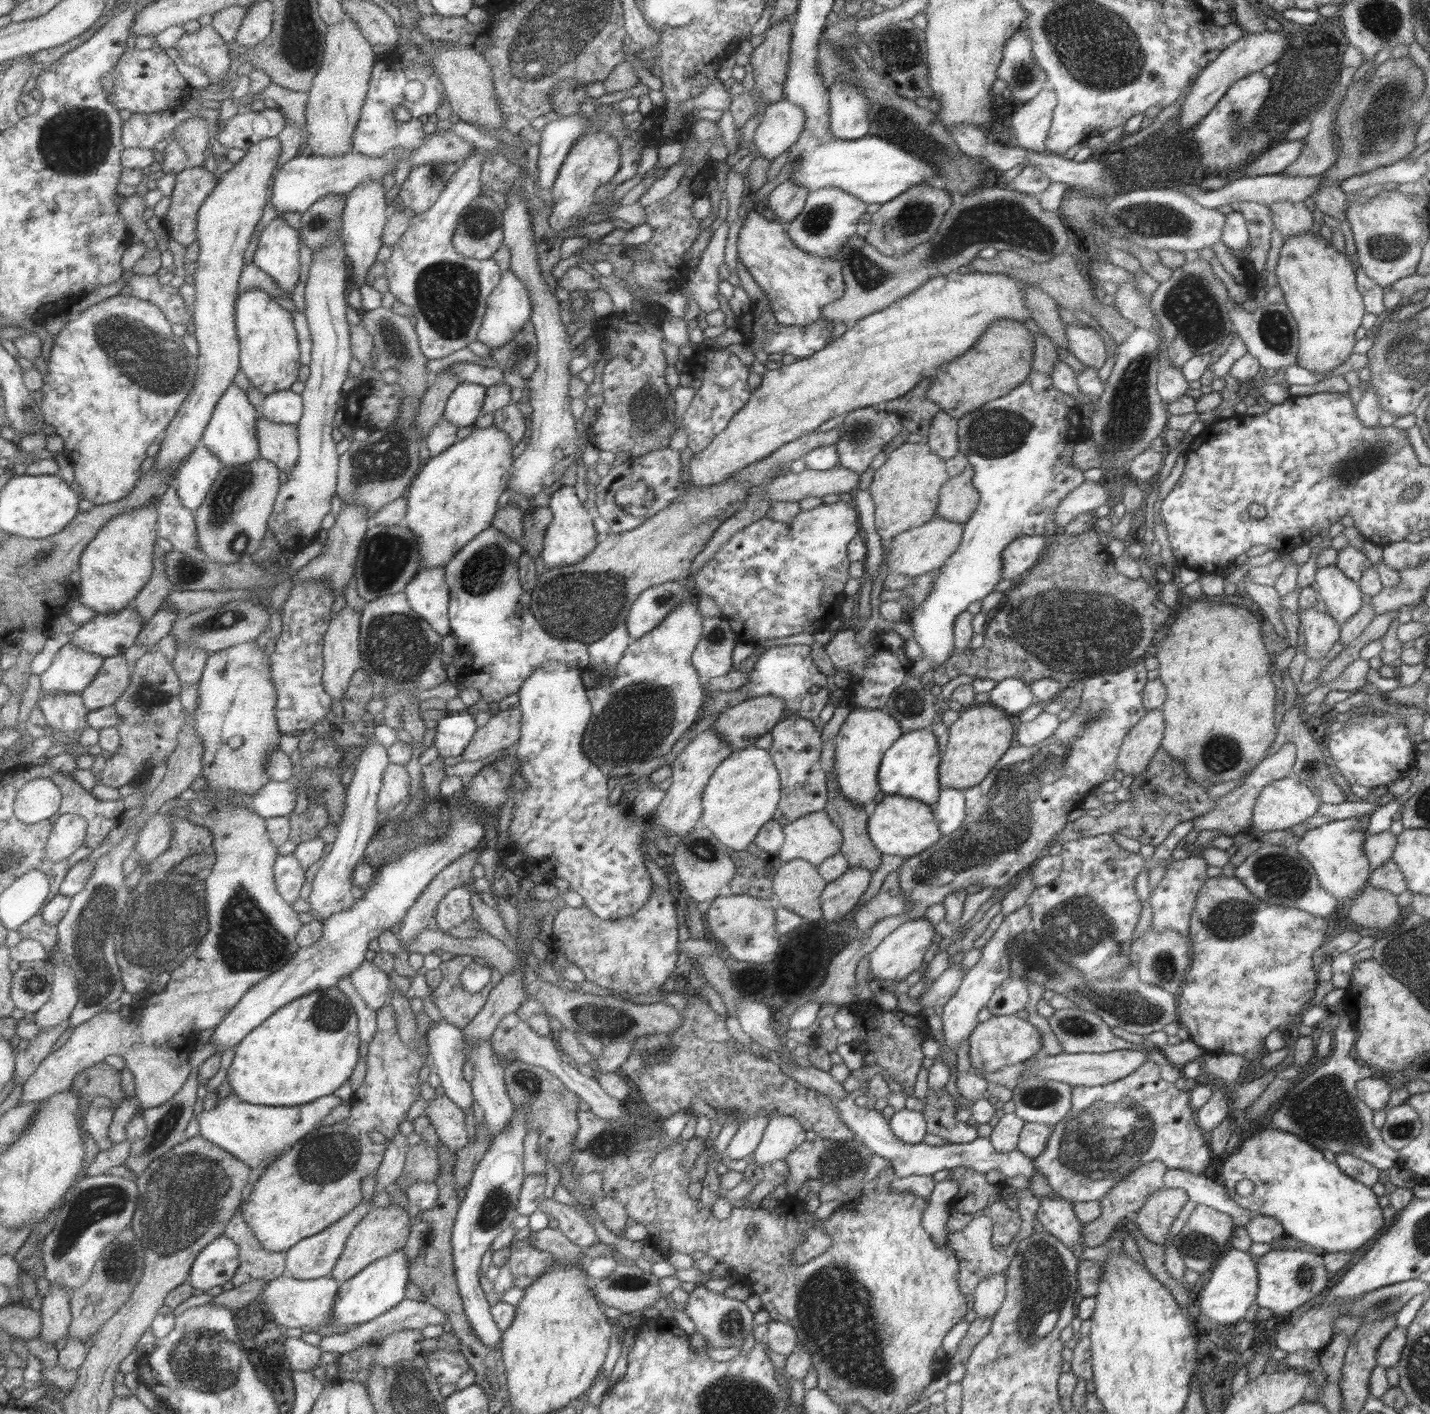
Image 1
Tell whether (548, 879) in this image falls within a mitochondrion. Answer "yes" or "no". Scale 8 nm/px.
no

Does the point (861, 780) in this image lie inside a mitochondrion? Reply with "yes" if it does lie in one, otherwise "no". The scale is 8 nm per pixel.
no

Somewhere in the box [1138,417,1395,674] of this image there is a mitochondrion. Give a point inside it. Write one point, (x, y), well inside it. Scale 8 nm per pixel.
(1374, 455)

